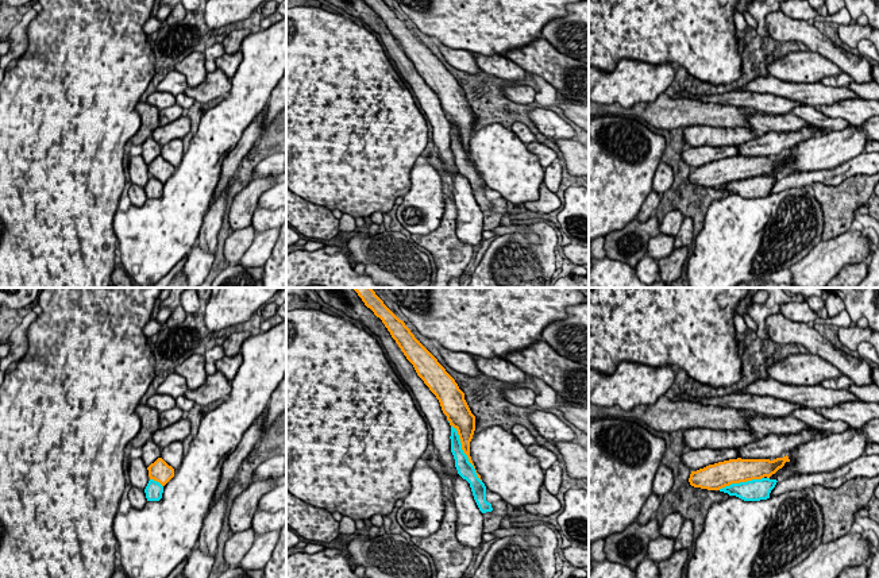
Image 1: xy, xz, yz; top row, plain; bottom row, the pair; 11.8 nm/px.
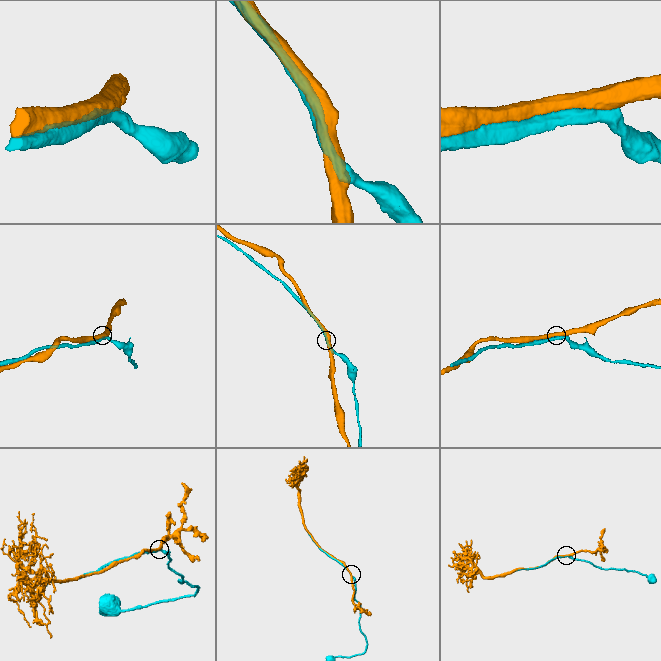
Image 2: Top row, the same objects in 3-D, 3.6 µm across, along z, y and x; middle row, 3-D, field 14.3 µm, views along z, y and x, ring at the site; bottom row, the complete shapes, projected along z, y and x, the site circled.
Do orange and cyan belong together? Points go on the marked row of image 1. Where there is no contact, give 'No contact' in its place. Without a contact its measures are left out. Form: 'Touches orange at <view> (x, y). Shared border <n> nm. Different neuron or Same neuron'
Touches orange at xz (463, 451). Shared border 750 nm. Same neuron

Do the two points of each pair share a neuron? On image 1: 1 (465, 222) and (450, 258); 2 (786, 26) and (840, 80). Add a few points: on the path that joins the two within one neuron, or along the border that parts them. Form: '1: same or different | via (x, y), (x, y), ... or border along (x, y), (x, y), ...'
1: different | border along (455, 207), (457, 237), (471, 247)
2: different | border along (841, 70), (854, 80)

